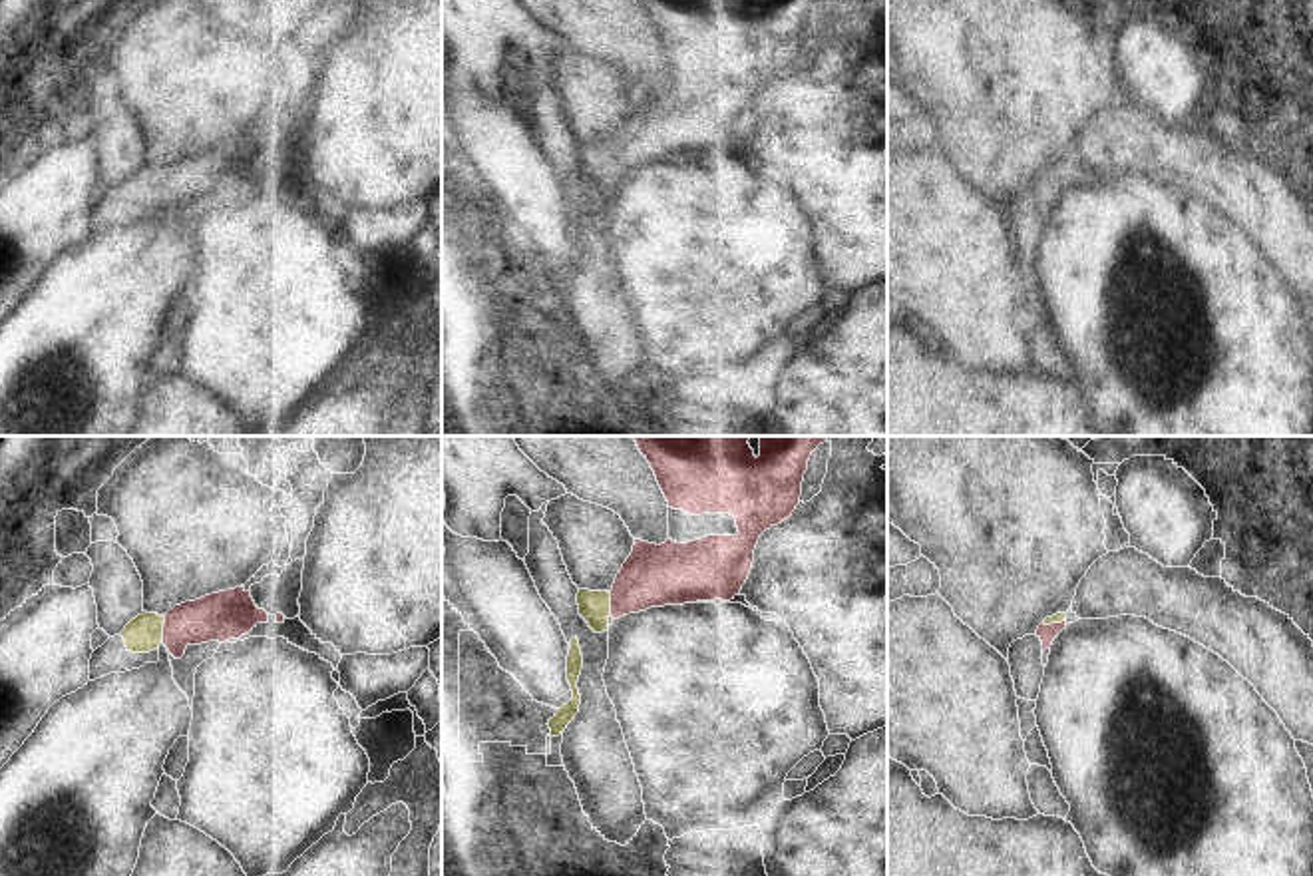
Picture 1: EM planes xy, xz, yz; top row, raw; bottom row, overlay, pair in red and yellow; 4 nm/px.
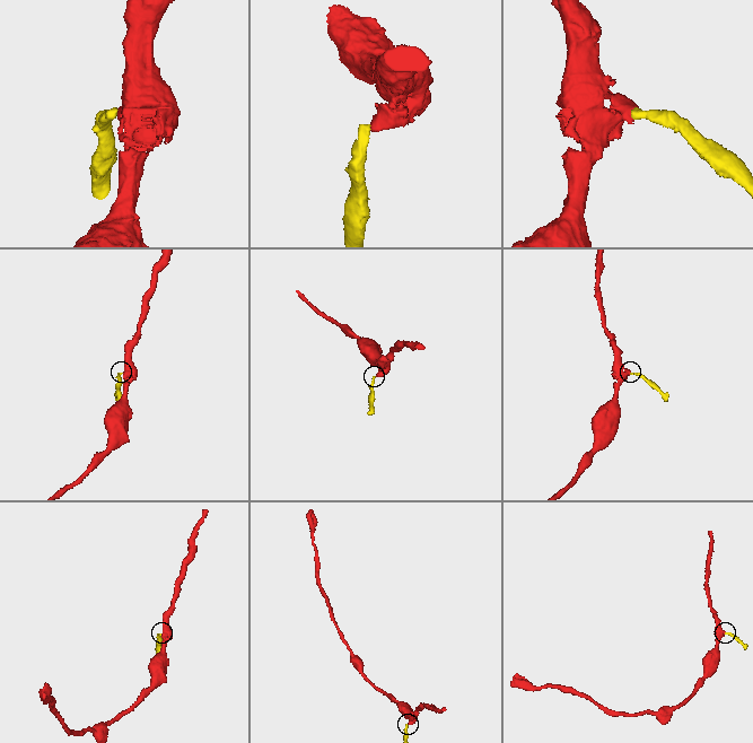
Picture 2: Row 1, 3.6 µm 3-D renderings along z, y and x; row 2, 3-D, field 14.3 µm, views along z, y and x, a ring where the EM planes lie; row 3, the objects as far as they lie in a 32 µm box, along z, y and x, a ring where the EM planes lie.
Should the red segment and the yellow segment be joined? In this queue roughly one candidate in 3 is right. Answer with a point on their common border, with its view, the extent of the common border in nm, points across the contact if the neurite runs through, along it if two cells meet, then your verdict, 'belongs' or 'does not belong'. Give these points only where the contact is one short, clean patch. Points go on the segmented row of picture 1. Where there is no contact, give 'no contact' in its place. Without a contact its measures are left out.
meets red in xy at (164, 628); contact 90 nm long; runs through xy (223, 616), (180, 628), (164, 628), (150, 628), (144, 634); belongs

